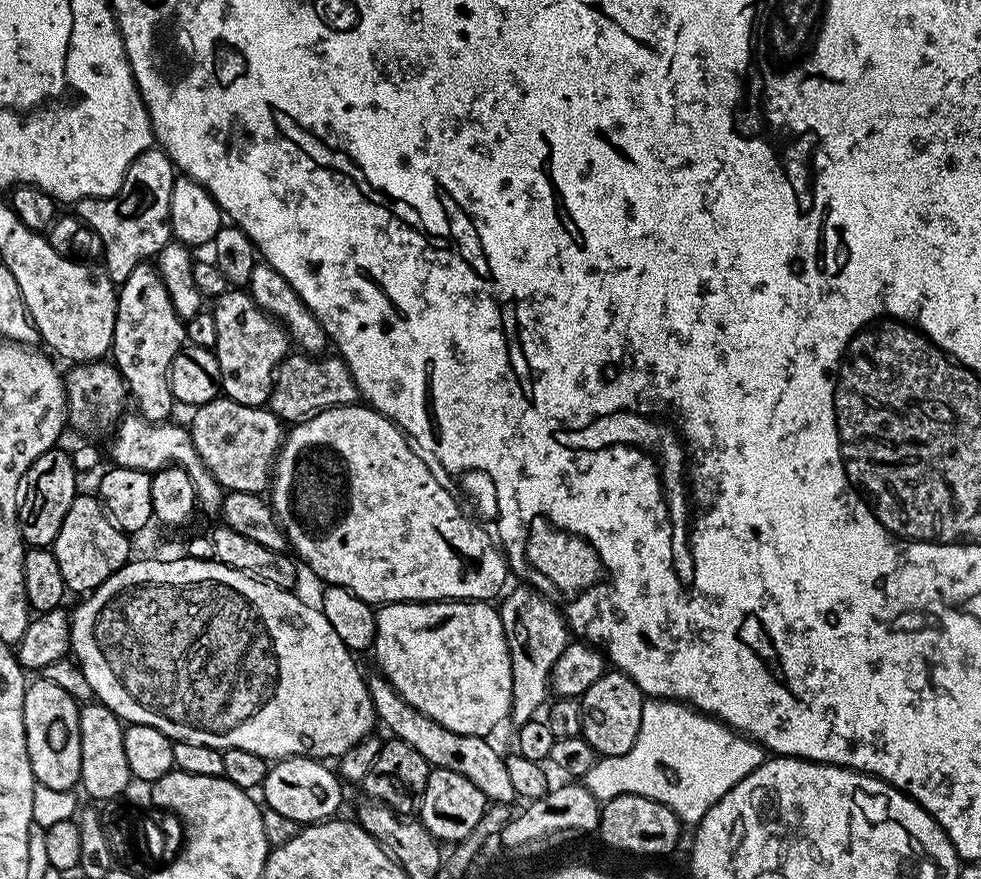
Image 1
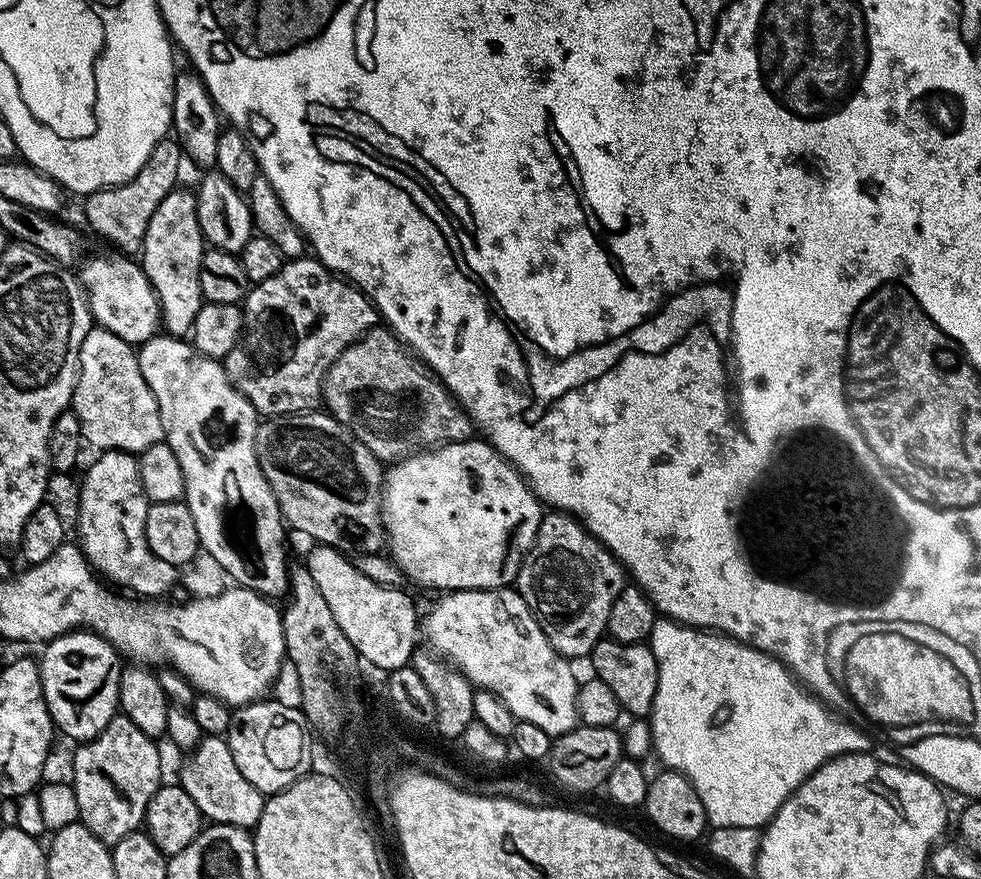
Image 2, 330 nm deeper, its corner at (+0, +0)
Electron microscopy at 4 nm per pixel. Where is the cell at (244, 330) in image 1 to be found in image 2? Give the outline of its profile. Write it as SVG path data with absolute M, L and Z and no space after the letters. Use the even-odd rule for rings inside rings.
M315 258L287 261L278 274L260 284L252 284L242 301L242 311L244 331L240 334L239 345L226 358L226 367L232 385L264 418L291 416L293 412L315 409L322 400L326 374L338 354L378 324L376 305L371 299Z

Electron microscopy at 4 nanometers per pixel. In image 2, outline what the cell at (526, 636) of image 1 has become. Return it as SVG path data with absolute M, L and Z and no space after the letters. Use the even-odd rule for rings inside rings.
M548 510L541 515L536 540L532 549L521 559L520 572L514 581L516 591L536 615L550 646L554 646L559 656L572 662L576 662L579 656L591 657L596 643L605 639L614 598L622 594L625 586L624 565L616 559L616 555L598 538L591 536L575 516L559 510Z

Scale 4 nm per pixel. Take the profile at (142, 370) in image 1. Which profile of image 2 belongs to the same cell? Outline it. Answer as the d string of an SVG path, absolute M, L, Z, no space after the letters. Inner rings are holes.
M173 190L158 202L158 210L148 223L138 263L143 268L160 303L162 328L167 335L187 337L194 326L194 318L205 303L198 270L206 251L206 241L198 226L196 198L191 191Z

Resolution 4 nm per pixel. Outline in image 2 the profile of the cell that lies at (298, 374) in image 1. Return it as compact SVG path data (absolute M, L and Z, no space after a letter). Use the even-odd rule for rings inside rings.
M387 326L370 329L338 354L324 379L322 404L328 415L346 426L381 462L395 462L474 436L473 422L464 407Z

